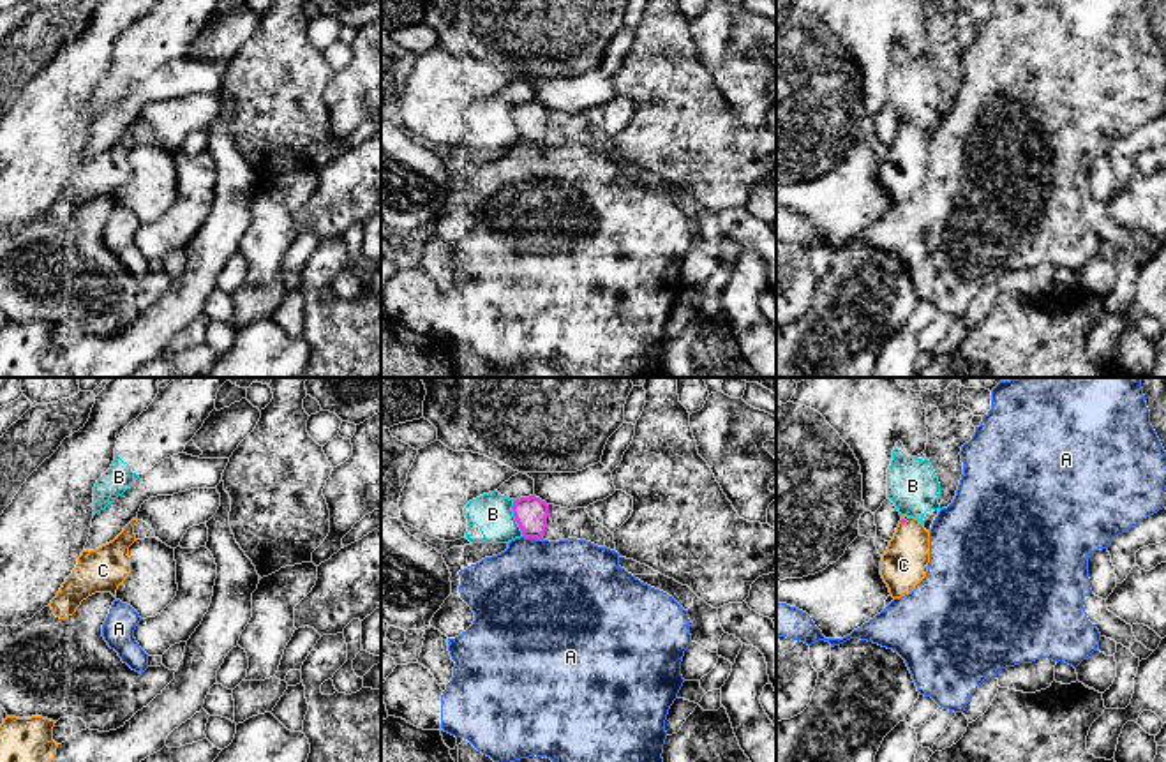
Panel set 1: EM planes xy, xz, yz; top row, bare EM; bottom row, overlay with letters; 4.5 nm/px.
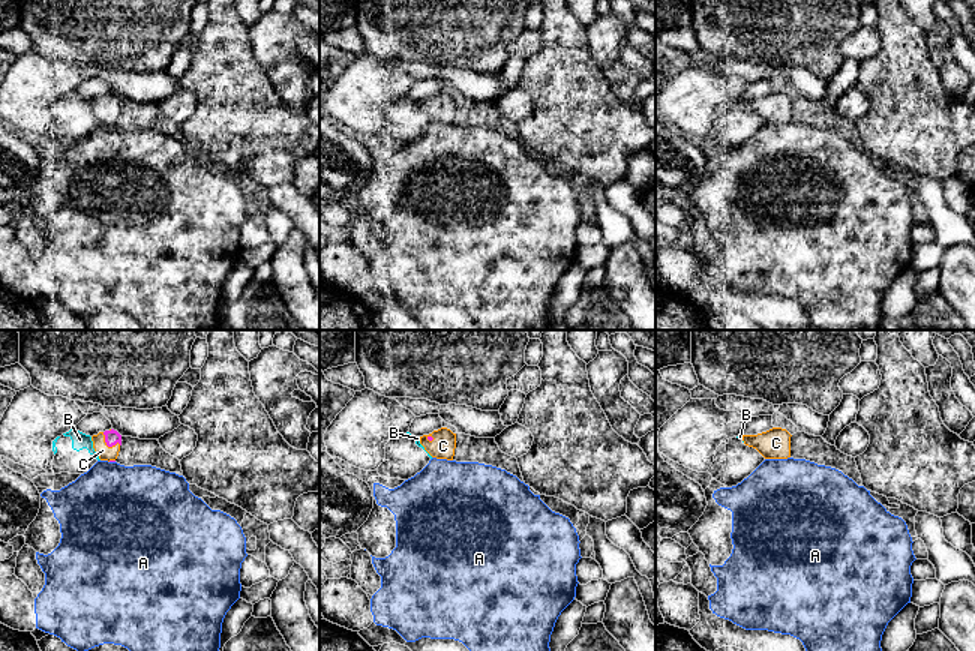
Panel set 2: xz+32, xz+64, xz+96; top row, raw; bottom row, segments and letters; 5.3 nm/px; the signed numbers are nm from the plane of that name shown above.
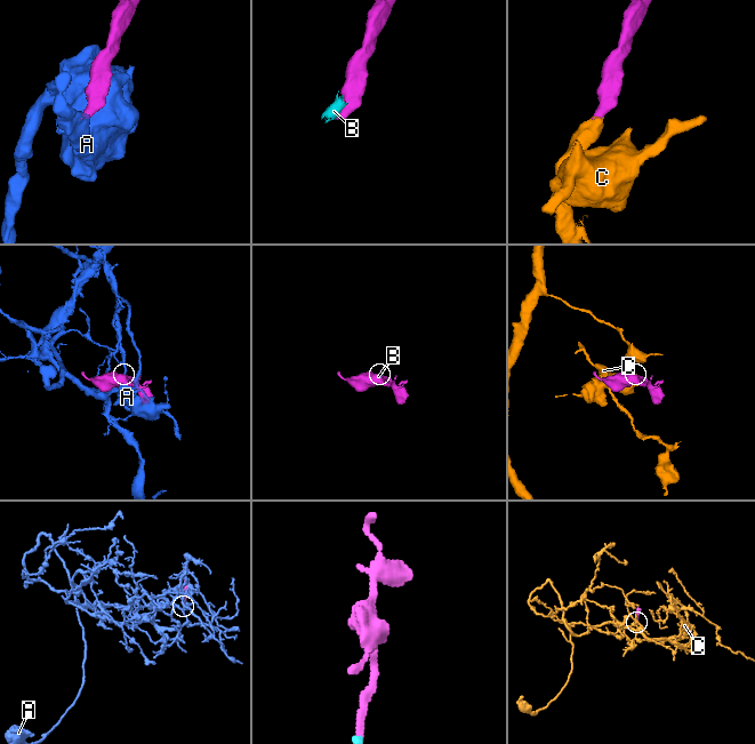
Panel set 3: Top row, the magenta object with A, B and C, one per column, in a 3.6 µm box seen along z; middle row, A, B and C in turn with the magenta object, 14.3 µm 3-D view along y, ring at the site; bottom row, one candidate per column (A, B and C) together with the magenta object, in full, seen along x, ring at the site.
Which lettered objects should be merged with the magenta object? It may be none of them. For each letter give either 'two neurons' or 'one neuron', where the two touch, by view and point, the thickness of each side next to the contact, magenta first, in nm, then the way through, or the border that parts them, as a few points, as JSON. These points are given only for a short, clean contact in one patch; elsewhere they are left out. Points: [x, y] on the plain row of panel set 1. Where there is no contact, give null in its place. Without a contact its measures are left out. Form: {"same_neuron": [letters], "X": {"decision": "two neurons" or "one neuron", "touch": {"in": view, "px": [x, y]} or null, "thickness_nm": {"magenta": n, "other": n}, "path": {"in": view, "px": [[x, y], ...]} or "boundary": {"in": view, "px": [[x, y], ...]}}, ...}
{"same_neuron": ["C"], "A": {"decision": "two neurons", "touch": {"in": "xz", "px": [533, 141]}, "thickness_nm": {"magenta": 150, "other": 480}}, "B": {"decision": "two neurons", "touch": {"in": "xz", "px": [514, 120]}, "thickness_nm": {"magenta": 150, "other": 180}, "boundary": {"in": "xz", "px": [[514, 104], [512, 117], [523, 140]]}}, "C": {"decision": "one neuron", "touch": {"in": "yz", "px": [900, 126]}, "thickness_nm": {"magenta": 20, "other": 200}, "path": {"in": "yz", "px": [[902, 126], [900, 126], [904, 170]]}}}

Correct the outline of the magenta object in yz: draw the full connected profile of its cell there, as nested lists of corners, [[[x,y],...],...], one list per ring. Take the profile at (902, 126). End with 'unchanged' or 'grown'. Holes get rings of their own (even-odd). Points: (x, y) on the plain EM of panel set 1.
[[[901,120],[893,145],[880,166],[880,180],[893,203],[916,194],[926,182],[930,168],[930,138],[914,123]]]; grown

